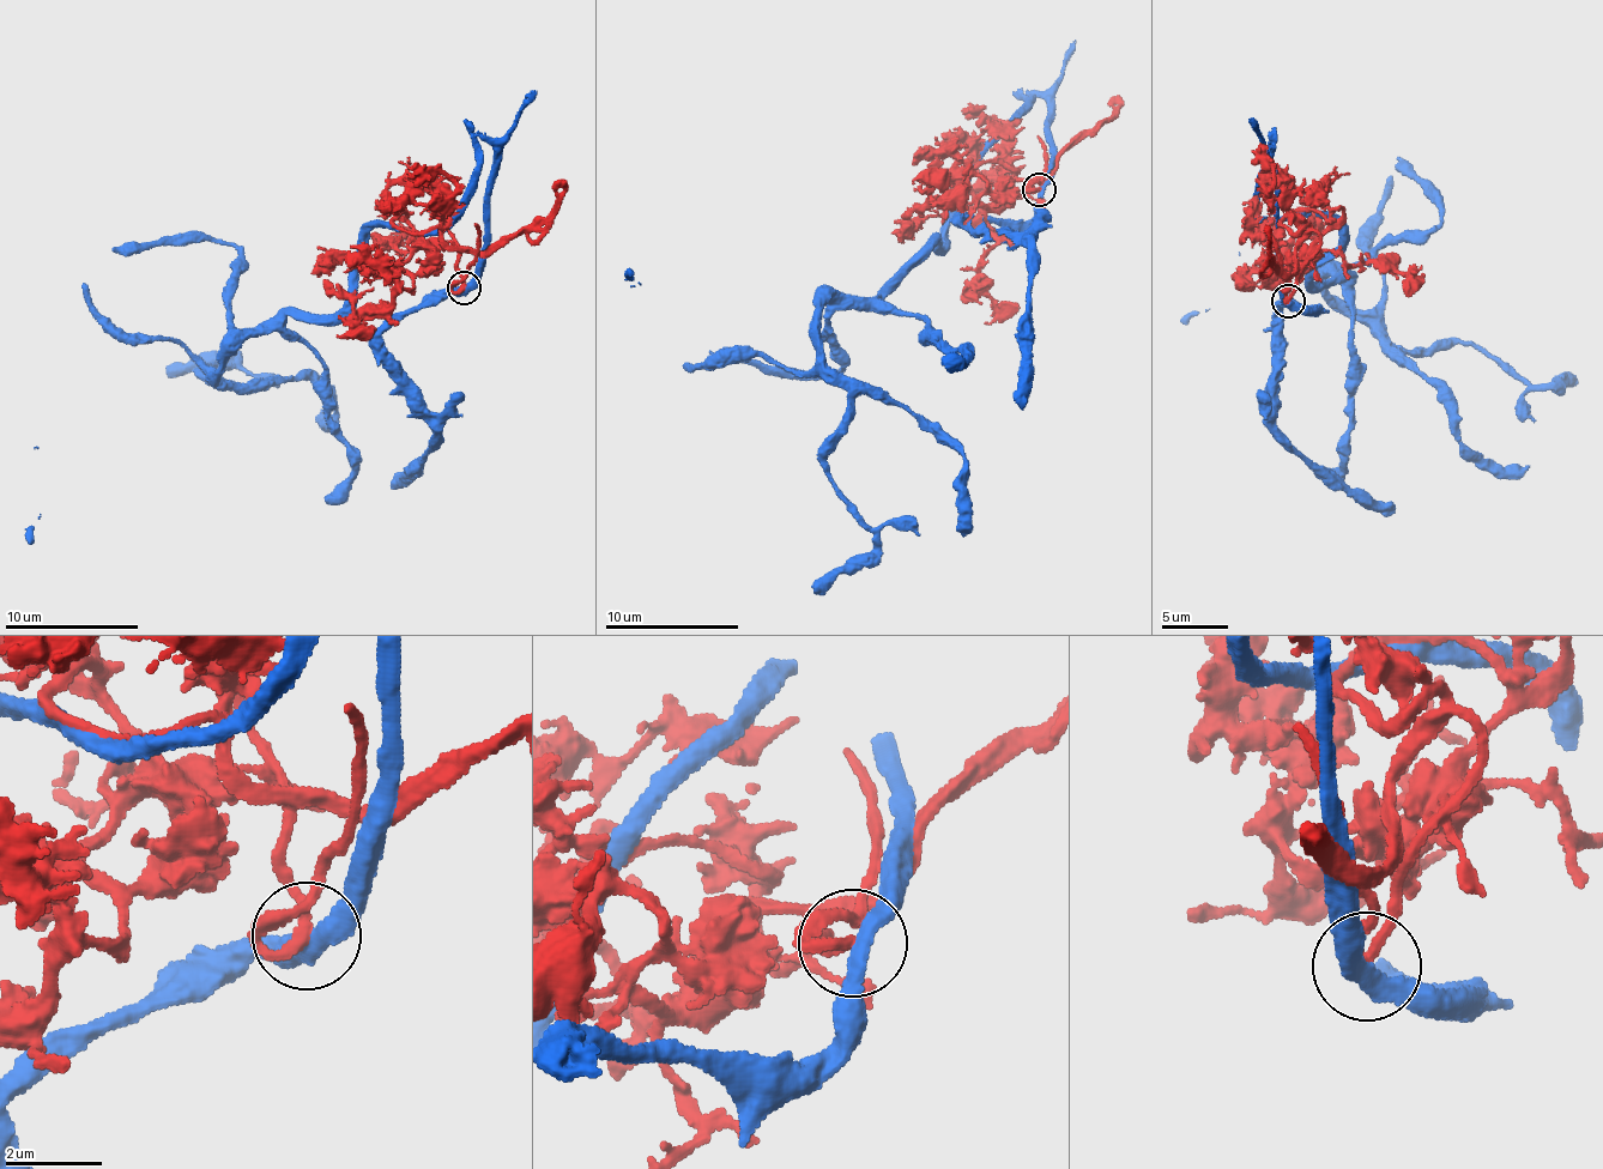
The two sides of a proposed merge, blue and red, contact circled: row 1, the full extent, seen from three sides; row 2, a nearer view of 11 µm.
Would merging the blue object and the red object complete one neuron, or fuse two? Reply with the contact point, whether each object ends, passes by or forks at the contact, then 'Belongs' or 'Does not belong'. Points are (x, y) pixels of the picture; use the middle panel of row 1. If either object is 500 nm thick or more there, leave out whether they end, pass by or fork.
Place: (1039, 189). At the ring blue passes by. At the ring red passes by. Does not belong

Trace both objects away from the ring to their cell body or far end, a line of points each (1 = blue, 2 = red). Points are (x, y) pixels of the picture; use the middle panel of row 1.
1: (1039, 188), (1036, 96), (980, 157), (945, 249), (830, 300), (803, 373), (724, 353), (628, 268)
2: (1039, 188), (1016, 181), (993, 194), (981, 176), (972, 177), (955, 198), (935, 200), (902, 218)

